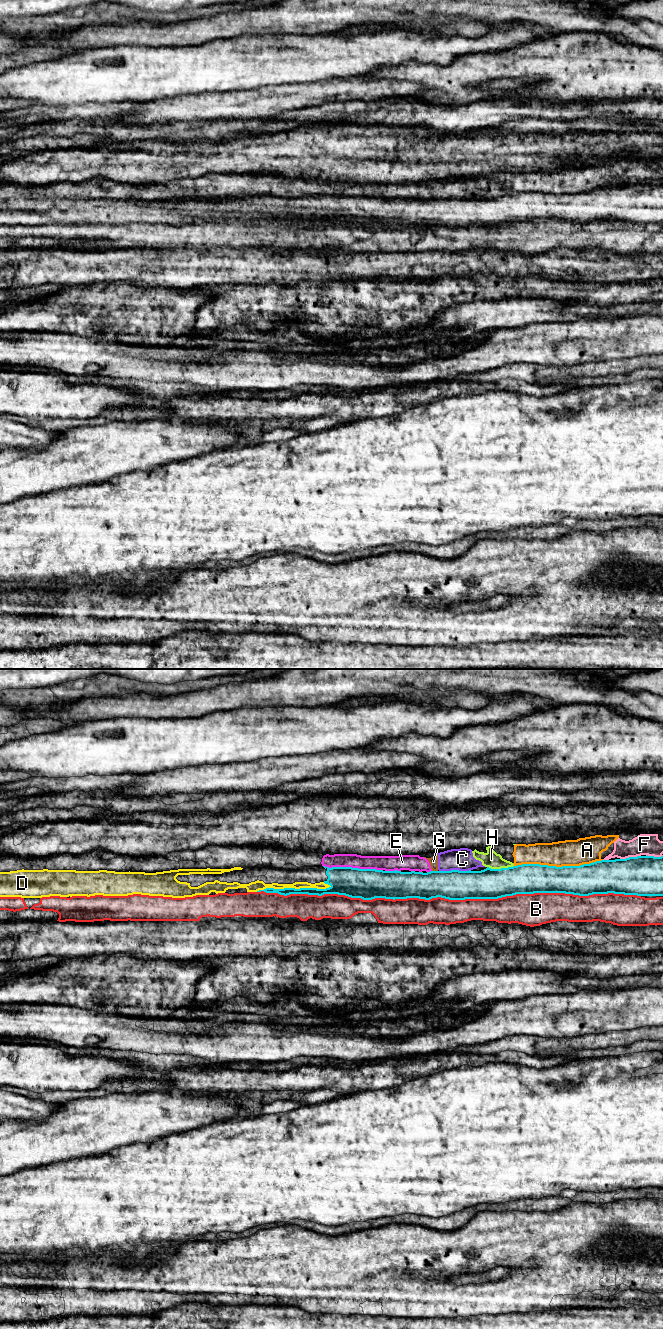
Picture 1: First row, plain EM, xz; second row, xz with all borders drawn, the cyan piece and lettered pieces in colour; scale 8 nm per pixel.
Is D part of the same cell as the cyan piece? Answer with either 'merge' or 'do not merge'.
do not merge

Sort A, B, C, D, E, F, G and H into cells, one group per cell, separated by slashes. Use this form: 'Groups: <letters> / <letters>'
Groups: A C E F G H / B / D

